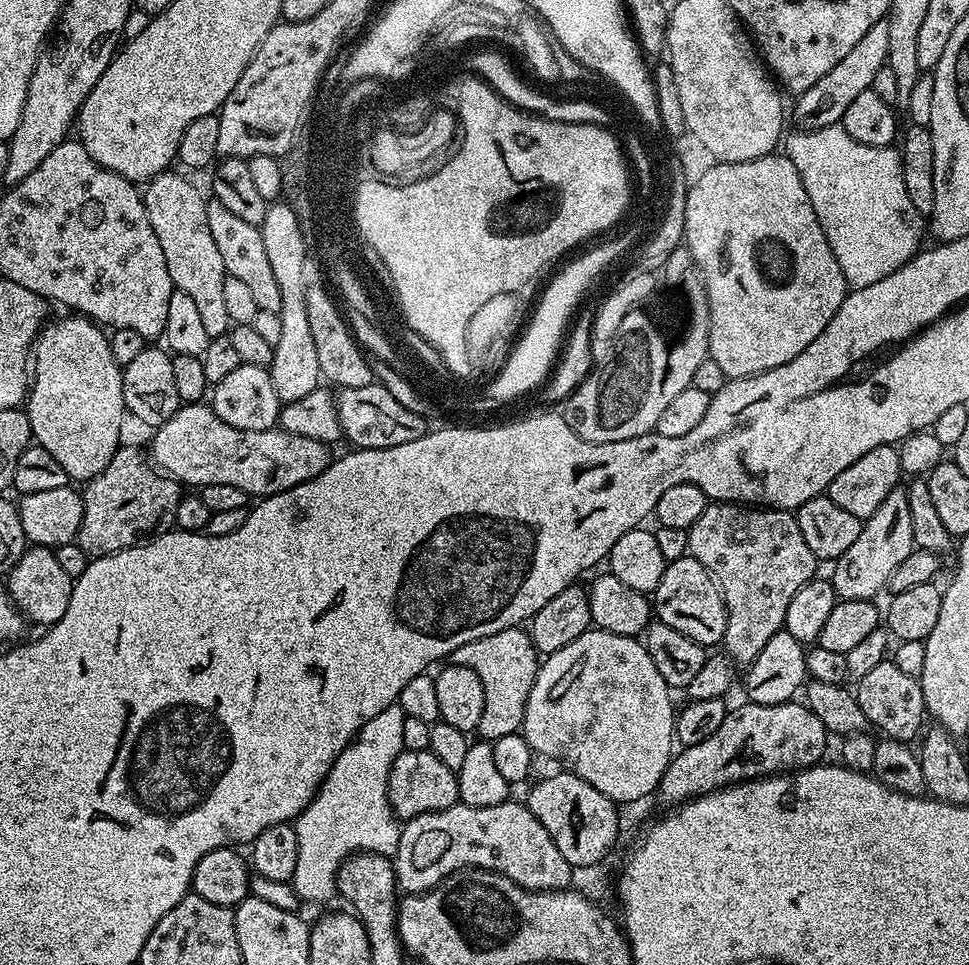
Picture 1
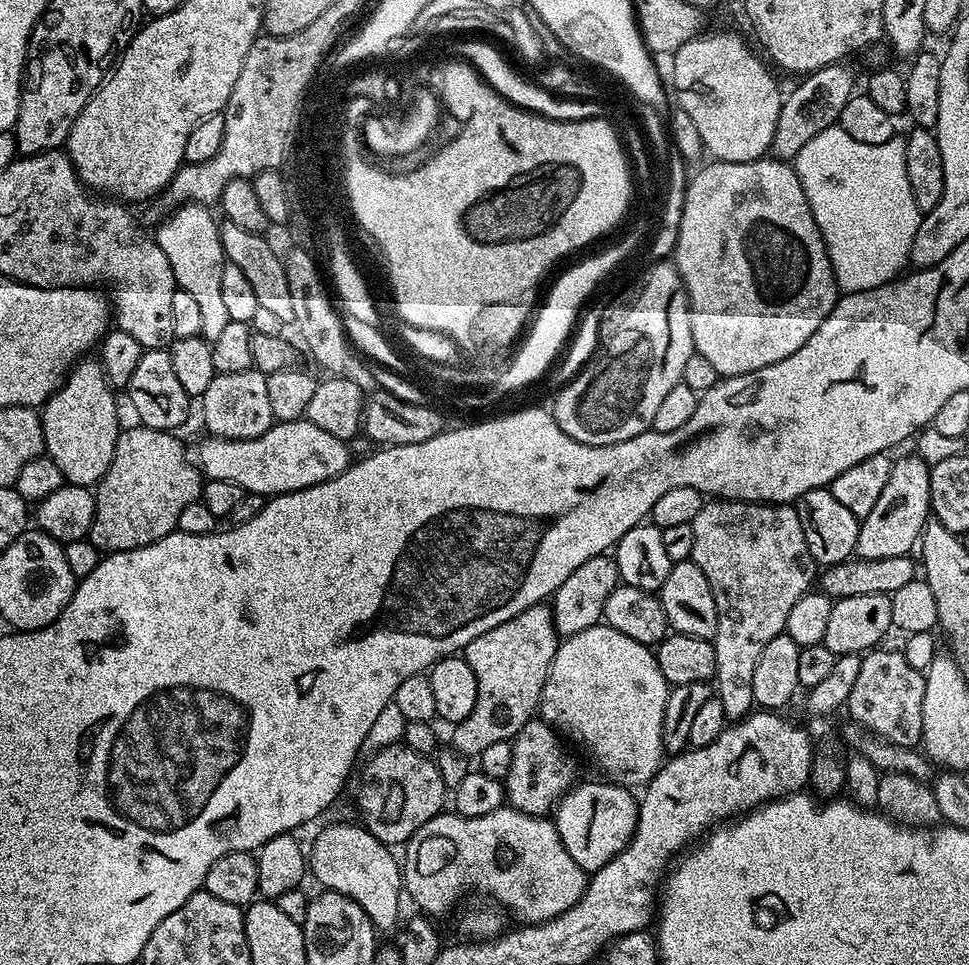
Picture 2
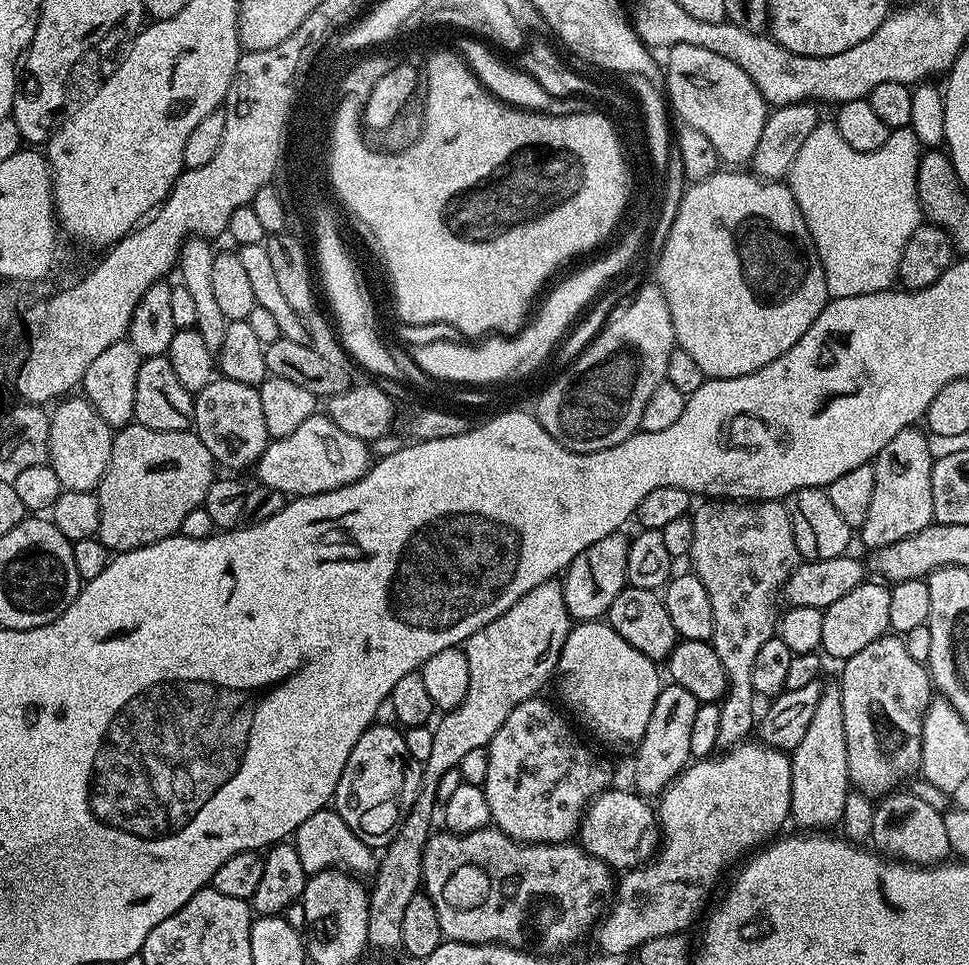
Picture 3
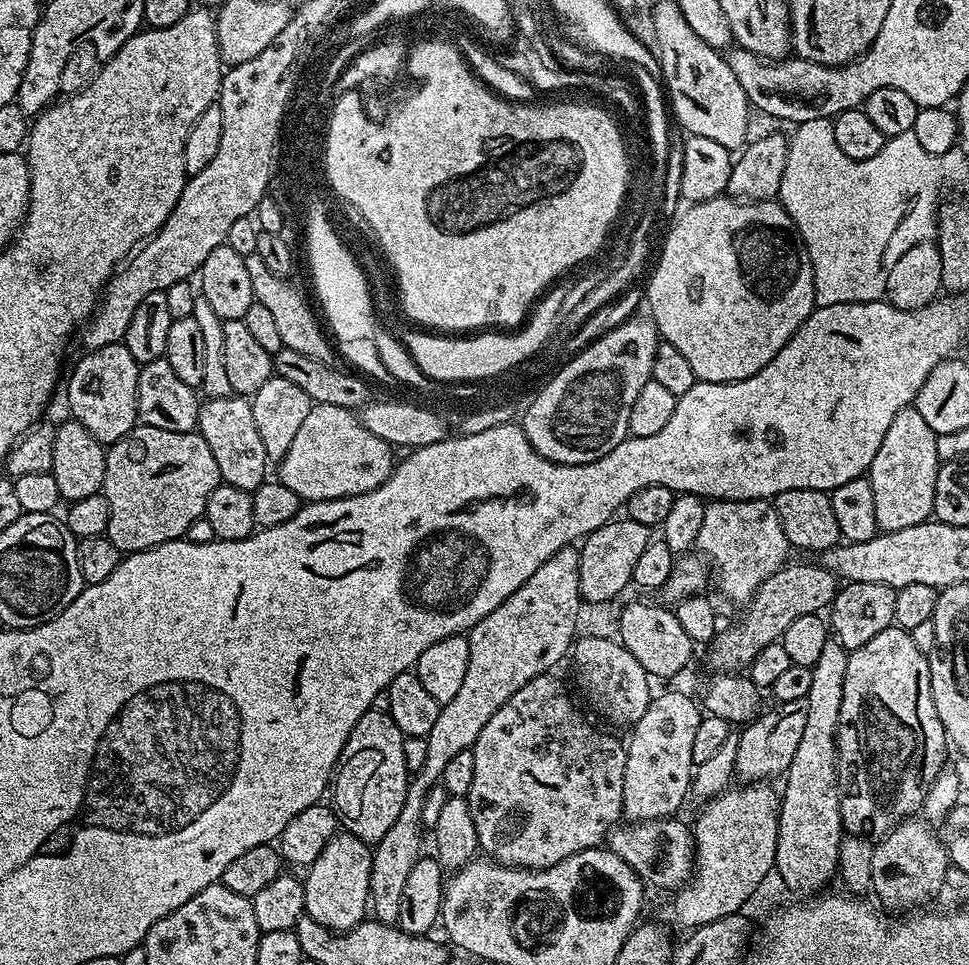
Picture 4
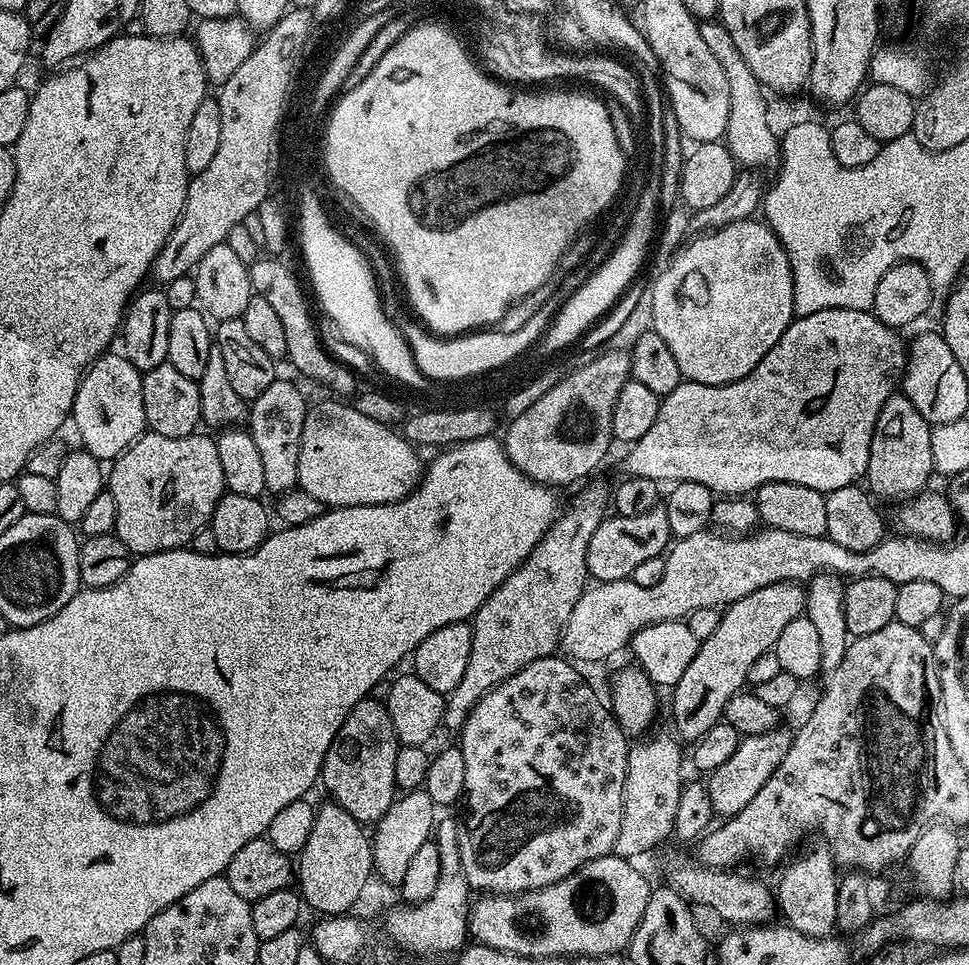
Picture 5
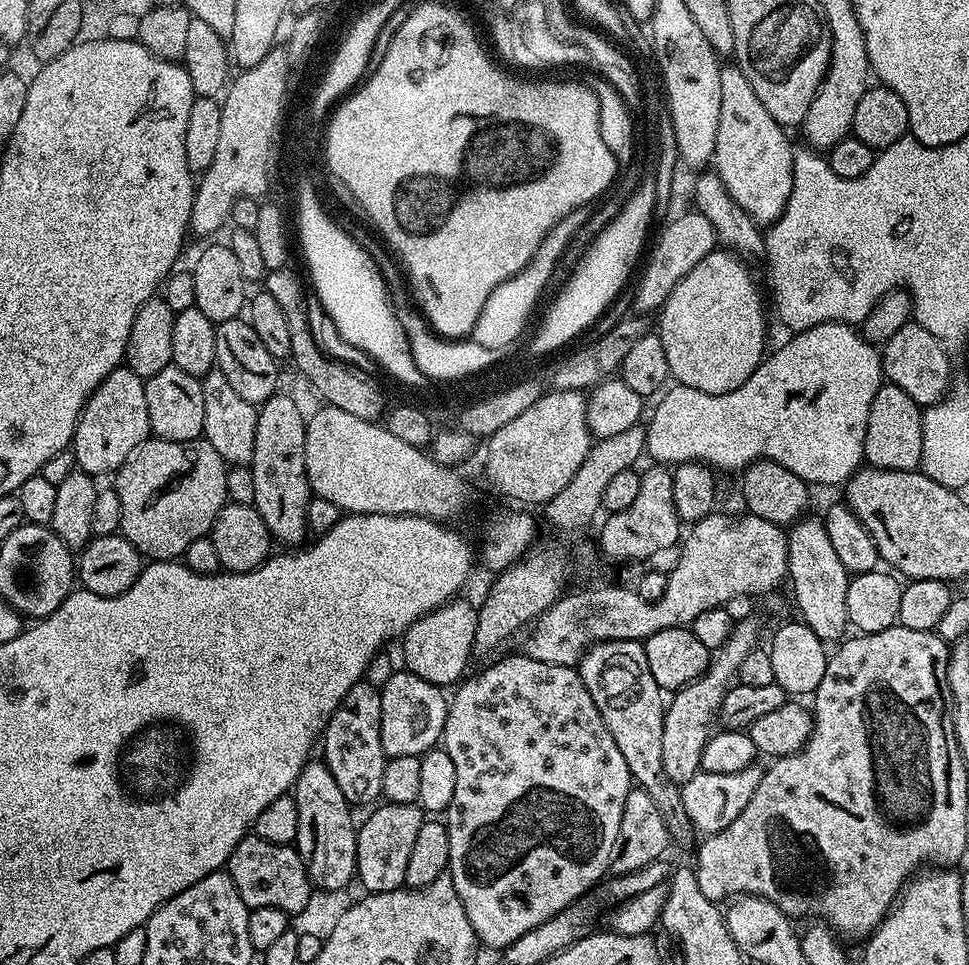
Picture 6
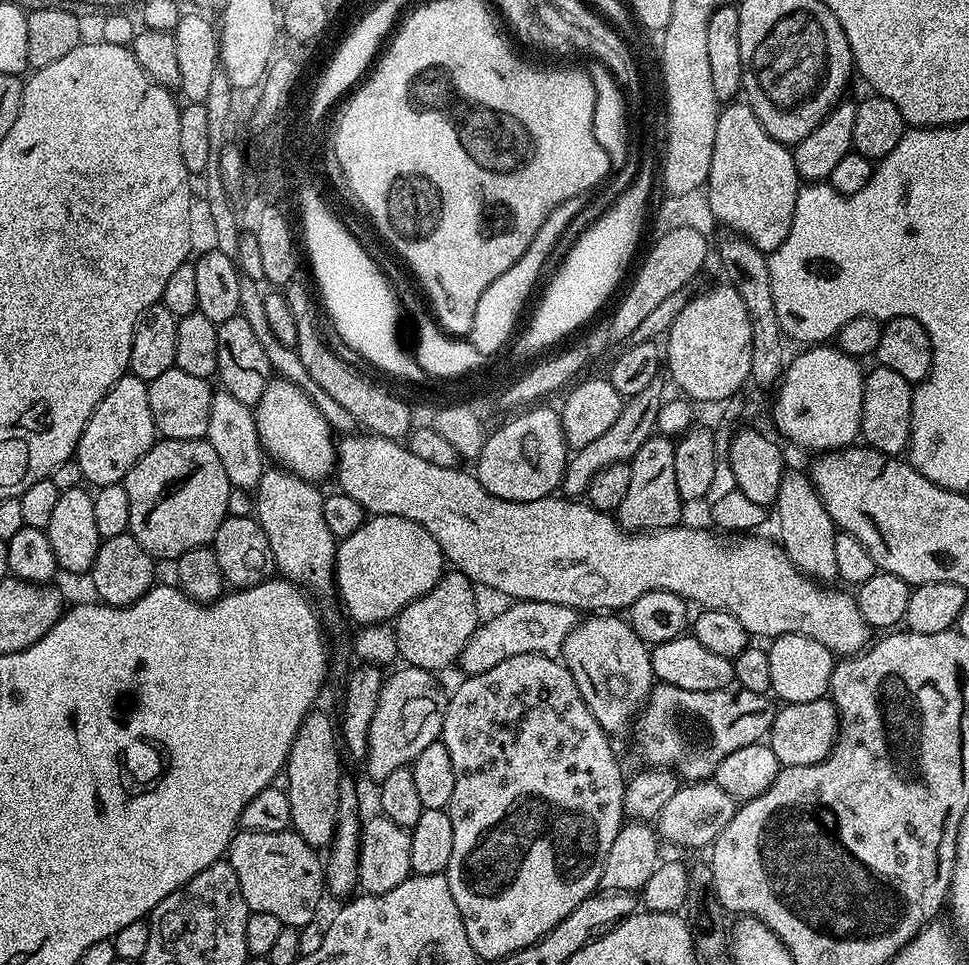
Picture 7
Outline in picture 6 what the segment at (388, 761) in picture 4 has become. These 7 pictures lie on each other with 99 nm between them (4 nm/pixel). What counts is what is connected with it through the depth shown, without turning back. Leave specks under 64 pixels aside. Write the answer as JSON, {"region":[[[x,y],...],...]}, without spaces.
{"region":[[[365,682],[350,686],[346,698],[340,700],[330,722],[324,727],[322,748],[323,744],[324,765],[334,774],[334,780],[338,782],[342,794],[346,794],[349,804],[375,805],[382,796],[382,770],[386,759],[382,750],[380,689]]]}

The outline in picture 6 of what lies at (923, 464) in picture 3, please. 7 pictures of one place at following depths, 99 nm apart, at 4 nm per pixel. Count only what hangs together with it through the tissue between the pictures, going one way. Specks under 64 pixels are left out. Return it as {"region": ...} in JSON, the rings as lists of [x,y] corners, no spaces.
{"region":[[[884,382],[881,383],[878,394],[874,394],[874,402],[870,402],[870,422],[866,422],[864,458],[873,468],[906,470],[907,472],[920,468],[920,459],[922,458],[922,408],[921,405],[914,402],[914,398],[910,398],[910,394],[906,394],[906,390]]]}

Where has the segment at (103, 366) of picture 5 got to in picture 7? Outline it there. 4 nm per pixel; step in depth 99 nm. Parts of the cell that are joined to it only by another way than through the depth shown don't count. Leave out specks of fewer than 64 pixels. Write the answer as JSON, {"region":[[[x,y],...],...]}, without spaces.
{"region":[[[126,374],[118,378],[114,386],[110,386],[102,402],[98,402],[94,414],[90,414],[82,430],[82,438],[76,447],[74,459],[89,485],[96,488],[110,486],[121,483],[134,462],[138,462],[142,454],[149,452],[157,439],[154,418],[150,414],[148,384],[142,378]]]}

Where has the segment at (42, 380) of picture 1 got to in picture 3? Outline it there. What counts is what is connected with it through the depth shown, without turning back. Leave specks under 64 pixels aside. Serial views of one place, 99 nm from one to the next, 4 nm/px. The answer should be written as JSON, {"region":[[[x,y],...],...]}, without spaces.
{"region":[[[80,394],[61,399],[53,408],[56,409],[50,412],[48,458],[54,474],[58,474],[61,489],[69,492],[96,492],[110,462],[113,425],[107,424],[96,407]]]}

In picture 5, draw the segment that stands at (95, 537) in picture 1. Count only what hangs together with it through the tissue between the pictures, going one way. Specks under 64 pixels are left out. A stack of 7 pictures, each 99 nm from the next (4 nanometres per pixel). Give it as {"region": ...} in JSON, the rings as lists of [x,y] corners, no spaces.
{"region":[[[148,430],[111,461],[106,472],[106,490],[114,494],[114,502],[118,506],[114,534],[136,556],[149,556],[191,545],[194,534],[211,525],[214,510],[226,495],[226,489],[216,441],[212,436],[200,435],[166,438],[166,434]]]}

